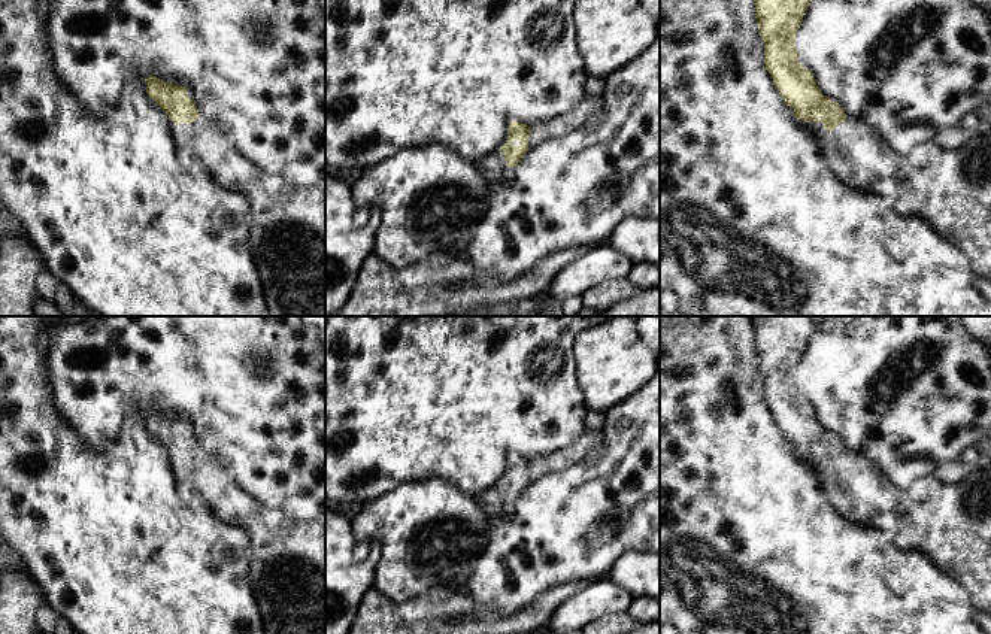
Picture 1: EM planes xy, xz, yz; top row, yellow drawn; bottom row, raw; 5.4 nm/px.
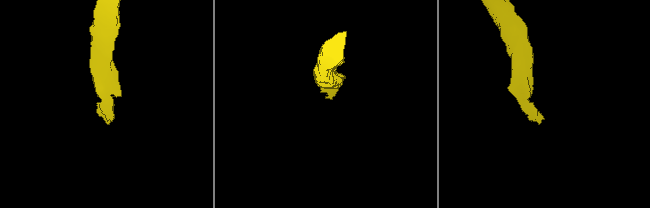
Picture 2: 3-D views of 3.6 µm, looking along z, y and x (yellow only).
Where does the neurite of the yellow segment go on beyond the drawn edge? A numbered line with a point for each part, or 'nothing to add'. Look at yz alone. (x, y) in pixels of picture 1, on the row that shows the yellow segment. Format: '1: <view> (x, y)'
1: yz (949, 188)

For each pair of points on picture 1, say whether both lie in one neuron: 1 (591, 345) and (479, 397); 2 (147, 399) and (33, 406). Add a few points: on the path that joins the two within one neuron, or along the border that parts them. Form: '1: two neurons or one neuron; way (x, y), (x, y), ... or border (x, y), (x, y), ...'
1: two neurons; border (579, 331), (573, 340), (573, 376), (578, 387)
2: two neurons; border (47, 370), (52, 406), (76, 431)

